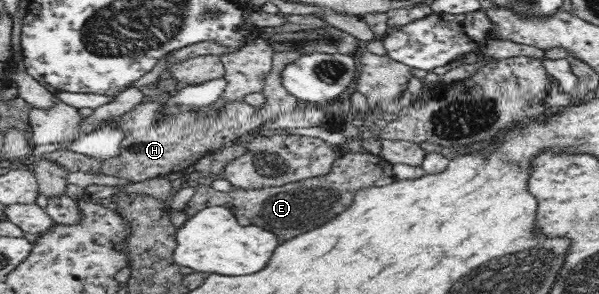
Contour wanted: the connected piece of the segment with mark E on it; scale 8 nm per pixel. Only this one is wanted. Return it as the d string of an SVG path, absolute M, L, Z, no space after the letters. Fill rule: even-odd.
M369 152L356 154L344 153L333 164L331 172L323 176L298 180L295 184L284 184L280 187L260 189L233 189L231 192L219 192L211 185L196 184L195 193L183 208L187 218L197 214L205 207L225 206L231 209L239 224L255 224L259 228L268 229L281 240L289 240L297 234L309 232L317 225L325 224L337 214L341 214L349 204L353 195L364 188L382 187L397 180L393 166L381 156Z

